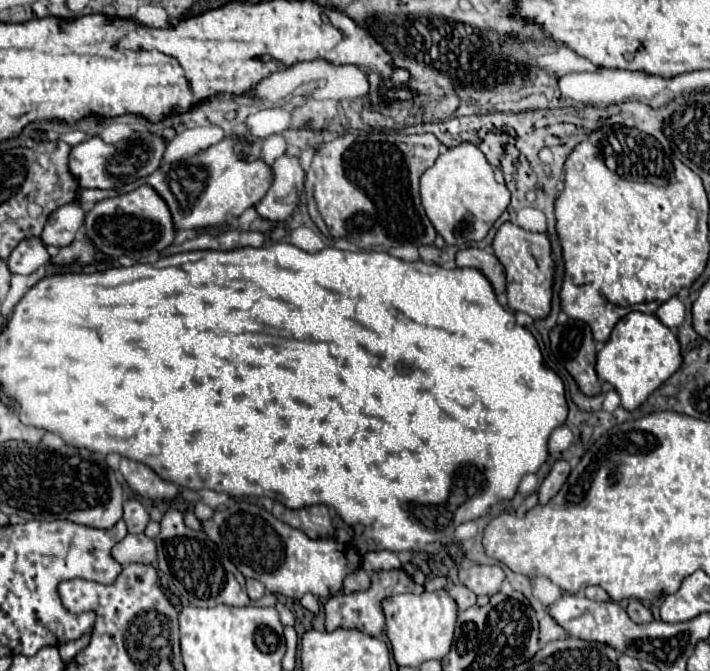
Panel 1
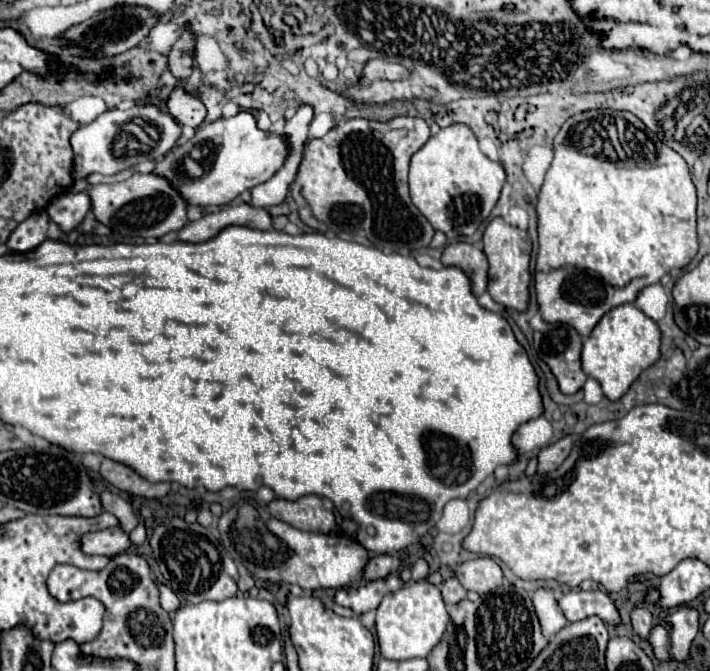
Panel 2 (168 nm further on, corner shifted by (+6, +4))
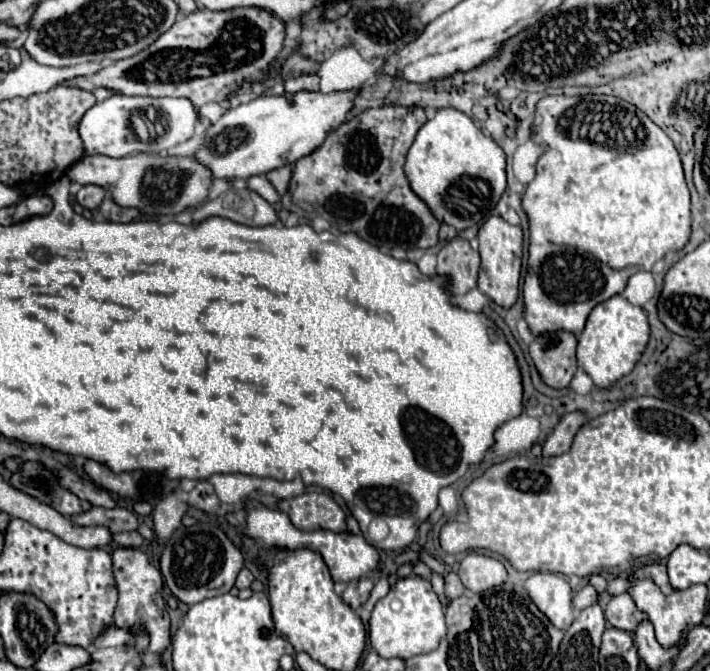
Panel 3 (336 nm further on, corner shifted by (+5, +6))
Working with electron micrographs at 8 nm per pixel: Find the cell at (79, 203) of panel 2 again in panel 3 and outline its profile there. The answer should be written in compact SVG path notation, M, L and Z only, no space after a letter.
M93 184L83 186L83 188L77 192L77 202L79 202L83 208L87 208L87 210L95 210L95 208L101 204L103 198L105 198L105 190L99 188L99 186L93 186Z

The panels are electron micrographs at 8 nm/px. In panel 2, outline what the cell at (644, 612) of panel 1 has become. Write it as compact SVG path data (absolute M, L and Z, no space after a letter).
M636 606L632 610L632 628L634 632L640 636L640 638L648 638L650 636L650 630L653 626L652 614L648 612L646 606Z

